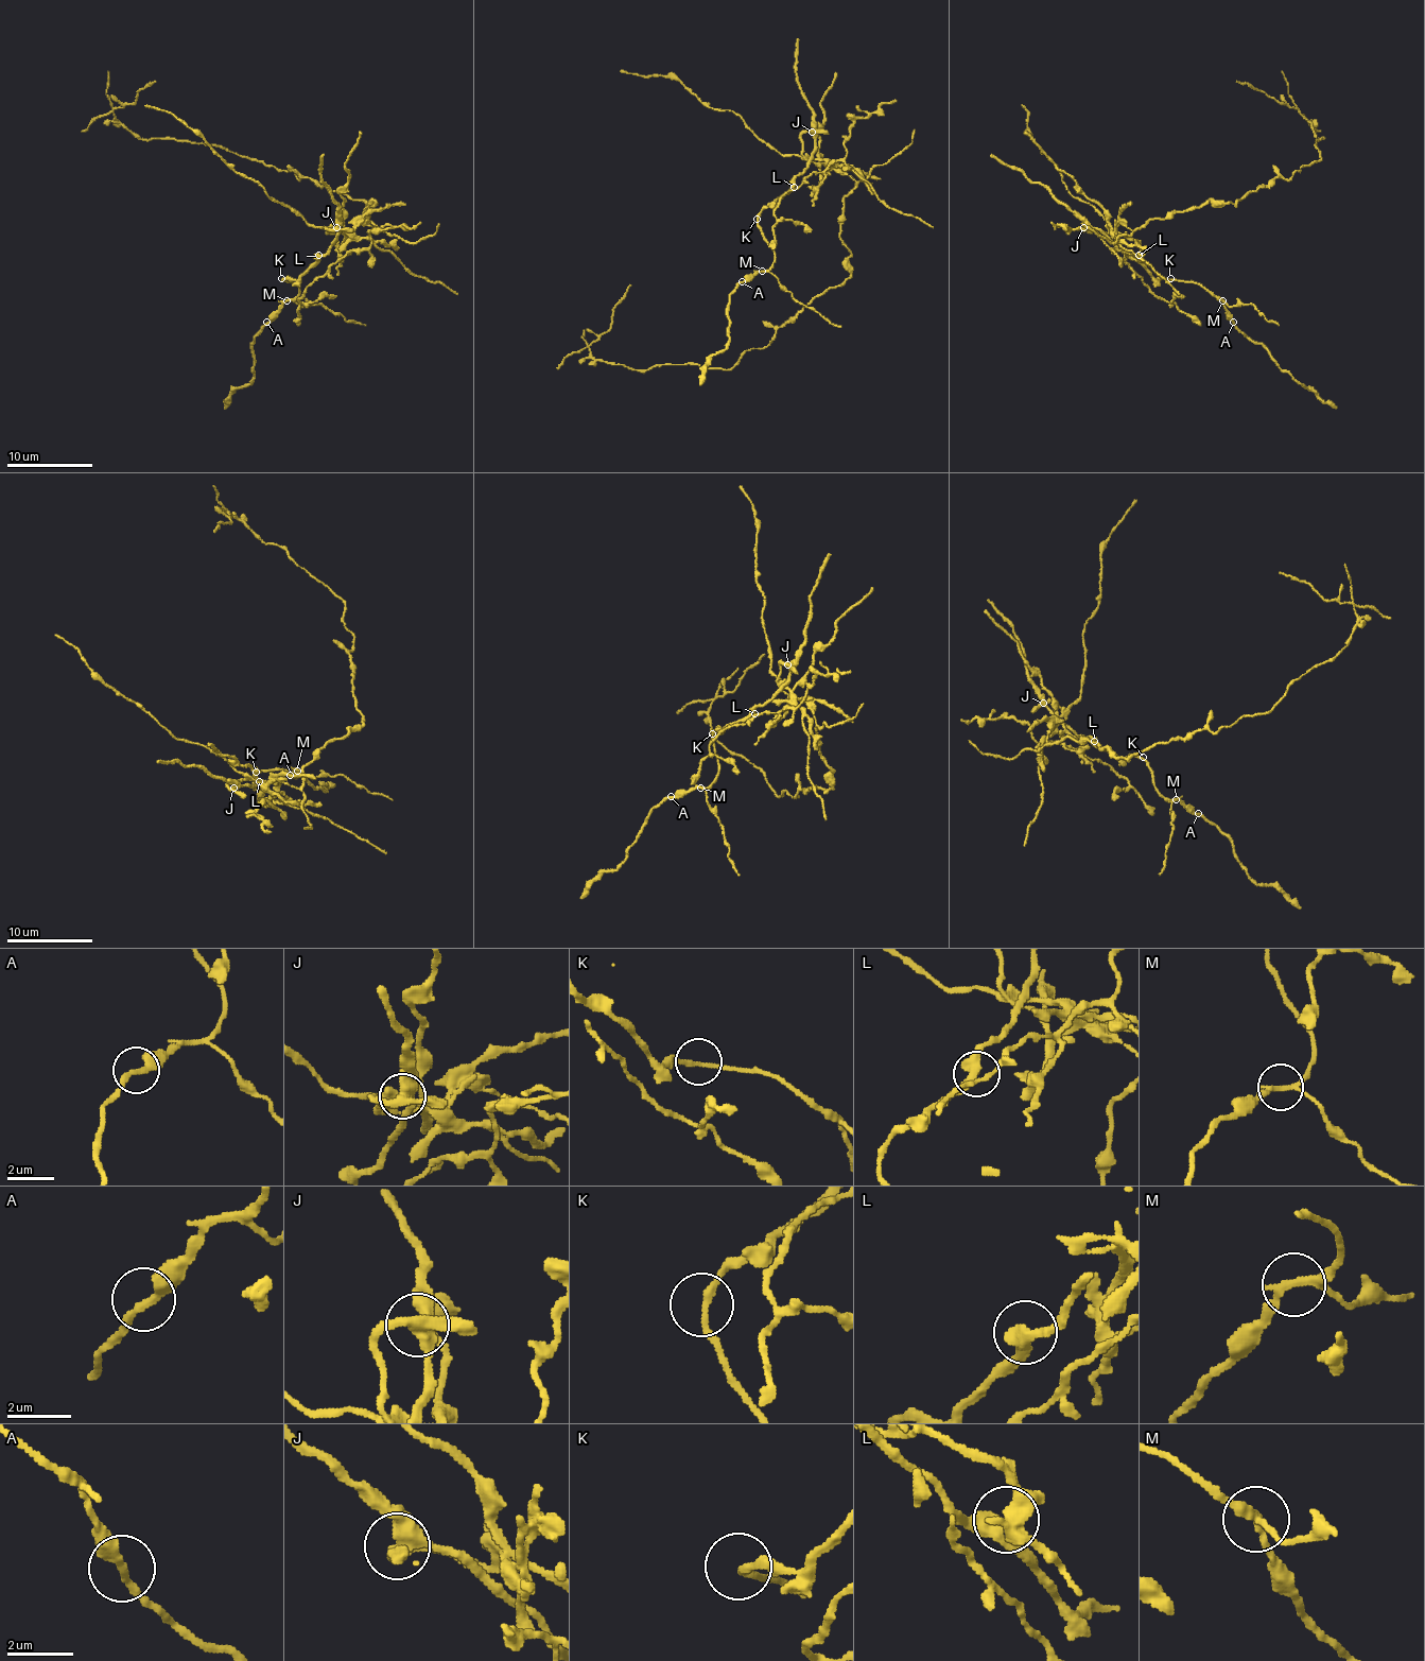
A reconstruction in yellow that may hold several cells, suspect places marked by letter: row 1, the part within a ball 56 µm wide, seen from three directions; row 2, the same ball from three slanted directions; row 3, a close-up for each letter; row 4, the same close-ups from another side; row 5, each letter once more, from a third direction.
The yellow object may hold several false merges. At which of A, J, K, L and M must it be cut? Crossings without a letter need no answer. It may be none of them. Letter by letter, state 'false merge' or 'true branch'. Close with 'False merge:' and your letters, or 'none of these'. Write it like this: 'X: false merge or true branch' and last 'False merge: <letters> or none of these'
A: true branch
J: false merge
K: true branch
L: true branch
M: false merge
False merge: J, M

